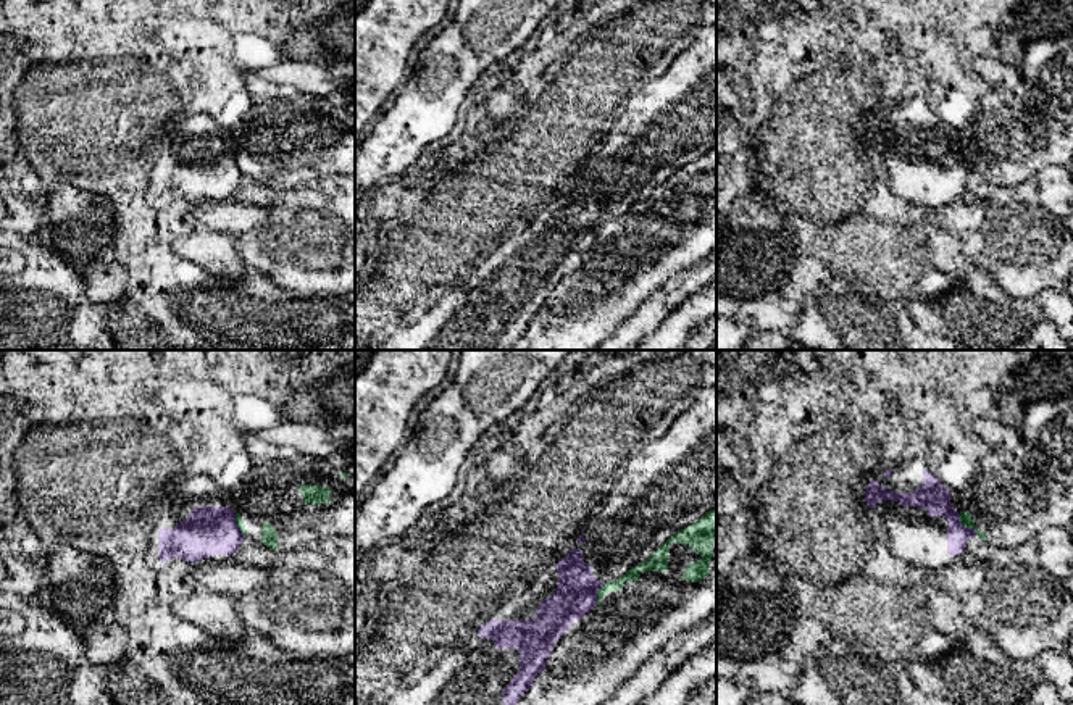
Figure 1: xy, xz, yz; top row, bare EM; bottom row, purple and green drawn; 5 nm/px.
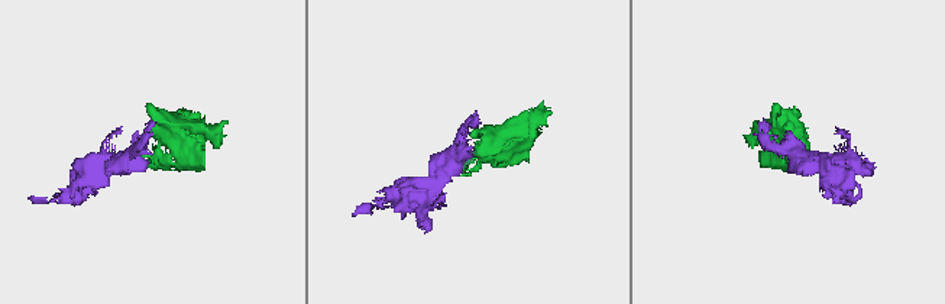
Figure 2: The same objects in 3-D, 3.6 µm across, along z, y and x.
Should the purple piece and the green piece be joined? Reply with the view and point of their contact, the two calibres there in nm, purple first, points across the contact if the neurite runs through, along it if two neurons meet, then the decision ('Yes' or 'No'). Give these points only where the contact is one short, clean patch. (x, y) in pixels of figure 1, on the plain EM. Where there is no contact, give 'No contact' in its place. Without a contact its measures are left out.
Touches purple at yz (964, 165). Thickness 160 nm (purple) against 60 nm. Boundary: yz (959, 152), (959, 158), (976, 173). No

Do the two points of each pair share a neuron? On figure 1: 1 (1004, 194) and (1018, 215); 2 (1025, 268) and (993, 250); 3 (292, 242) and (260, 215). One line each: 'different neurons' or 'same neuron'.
1: different neurons
2: same neuron
3: different neurons

